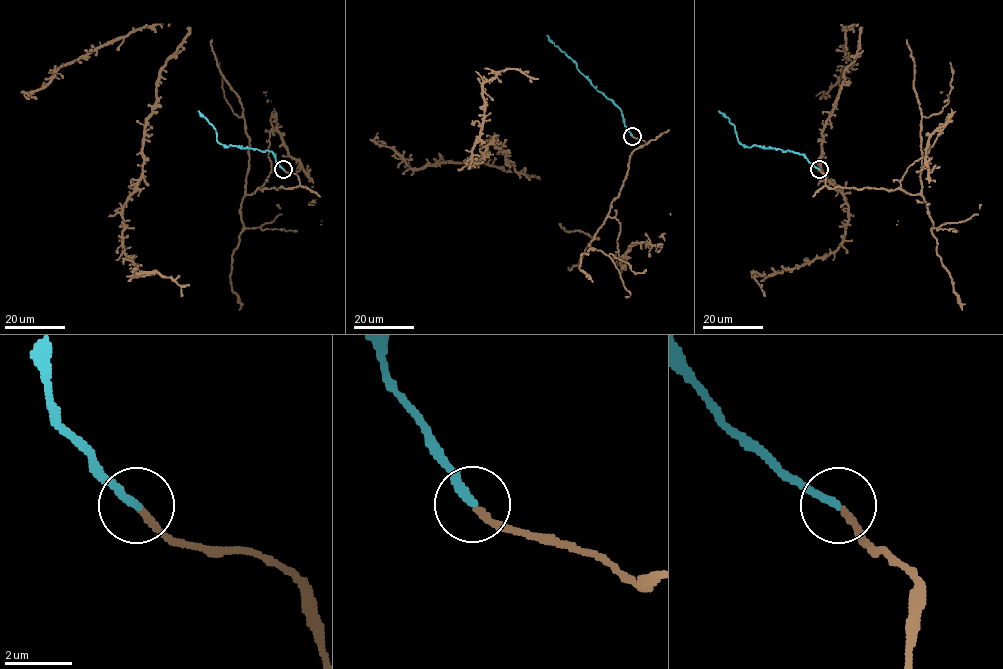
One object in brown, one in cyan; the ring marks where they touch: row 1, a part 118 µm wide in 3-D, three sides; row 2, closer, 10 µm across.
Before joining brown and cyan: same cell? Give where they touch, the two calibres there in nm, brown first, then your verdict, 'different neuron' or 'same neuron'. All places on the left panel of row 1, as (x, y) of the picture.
(283, 169) | 200/240 nm | same neuron

